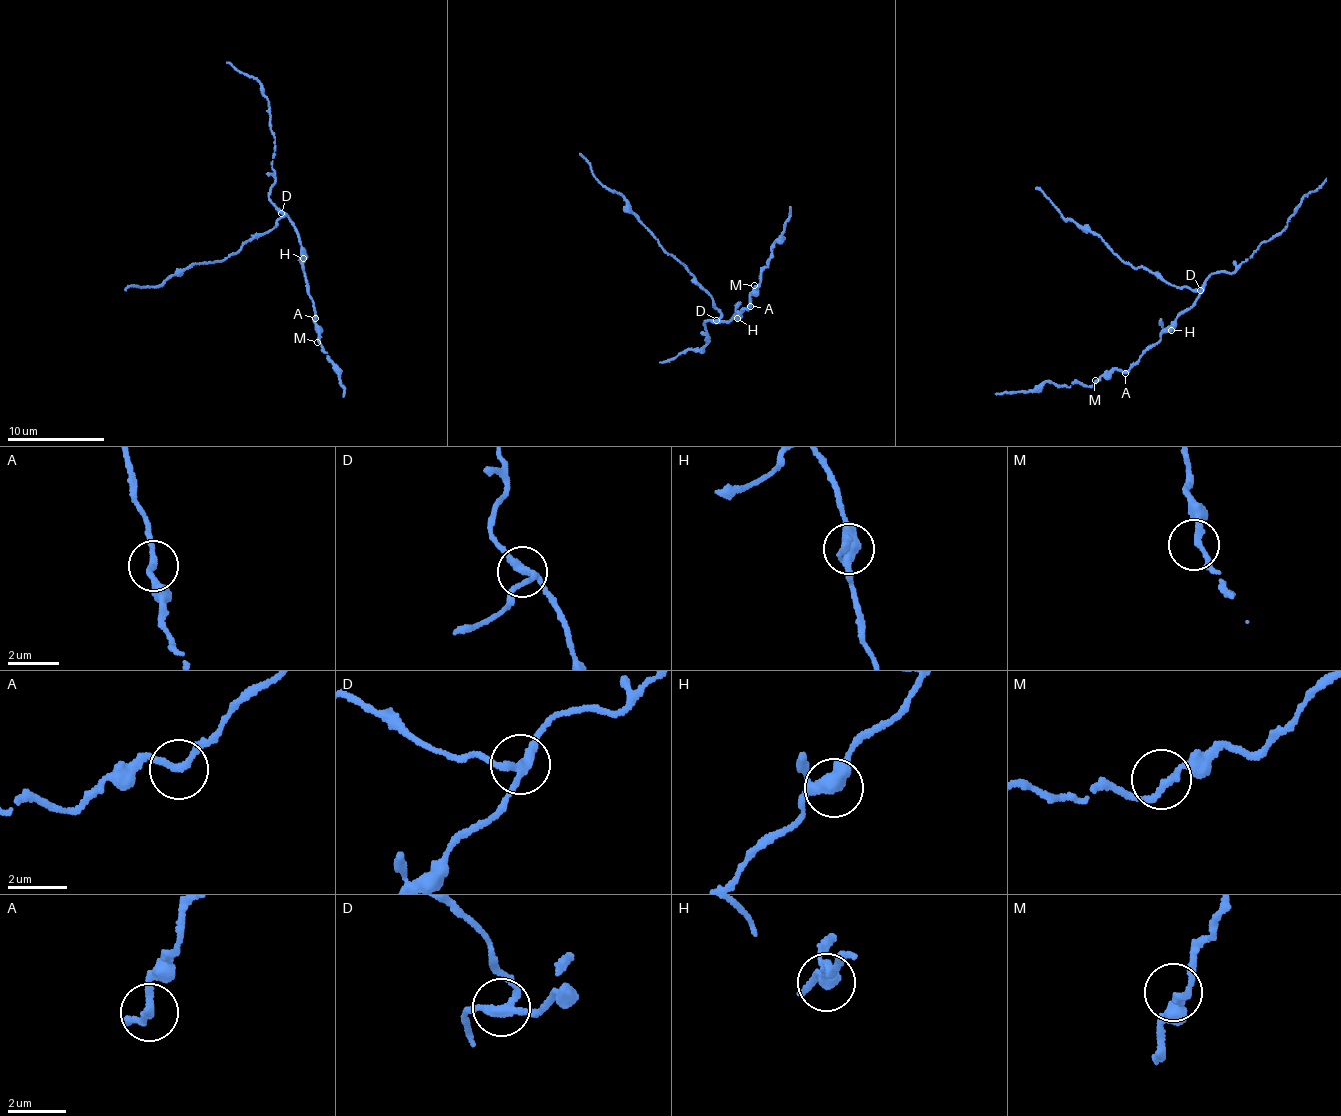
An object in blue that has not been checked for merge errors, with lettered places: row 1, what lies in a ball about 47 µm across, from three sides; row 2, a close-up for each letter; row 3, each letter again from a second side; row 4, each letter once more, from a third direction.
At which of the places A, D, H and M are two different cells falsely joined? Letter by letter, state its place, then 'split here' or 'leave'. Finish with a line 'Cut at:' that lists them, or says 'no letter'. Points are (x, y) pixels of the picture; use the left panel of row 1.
A: at (315, 318); leave
D: at (281, 213); split here
H: at (303, 258); leave
M: at (317, 342); leave
Cut at: D

